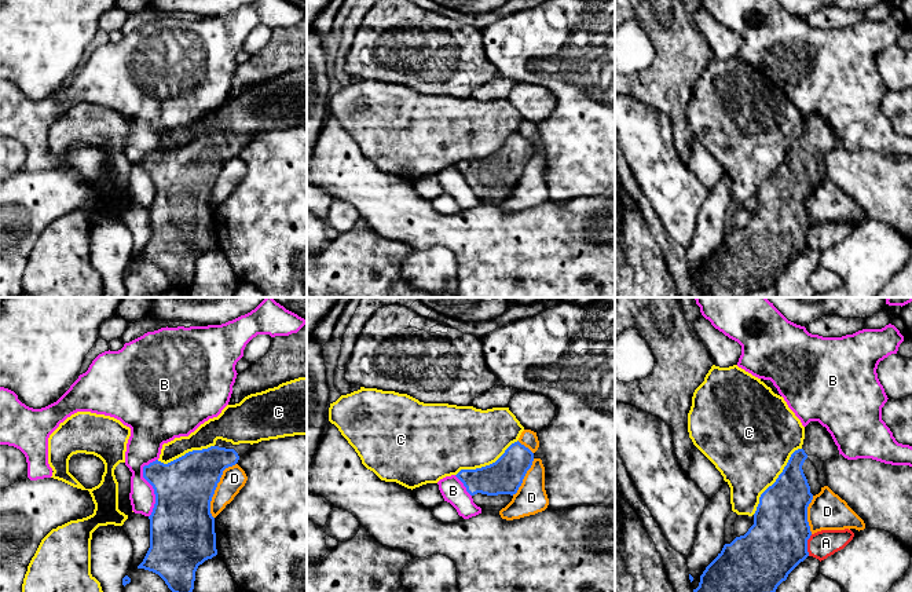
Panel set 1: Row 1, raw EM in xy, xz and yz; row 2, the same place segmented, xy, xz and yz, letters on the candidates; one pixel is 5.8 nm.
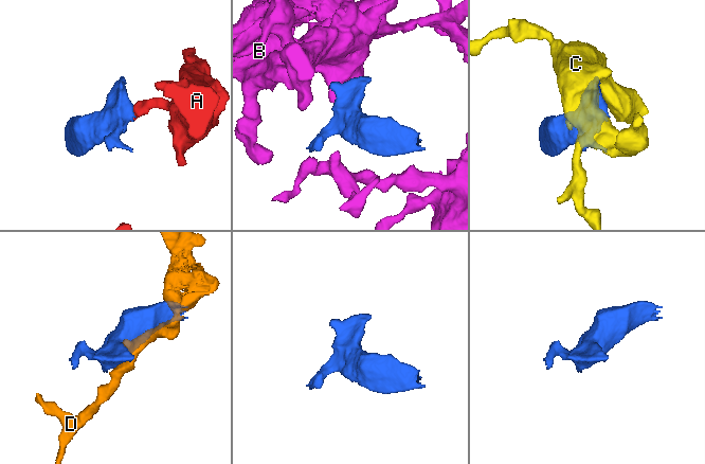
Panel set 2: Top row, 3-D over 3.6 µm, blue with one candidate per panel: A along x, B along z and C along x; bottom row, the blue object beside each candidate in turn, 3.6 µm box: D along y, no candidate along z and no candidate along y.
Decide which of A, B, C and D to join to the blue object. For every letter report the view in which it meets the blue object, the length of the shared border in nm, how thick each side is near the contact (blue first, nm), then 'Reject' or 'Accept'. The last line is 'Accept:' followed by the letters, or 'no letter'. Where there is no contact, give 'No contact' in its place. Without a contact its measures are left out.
A: Touches blue in yz. Shared border 130 nm. Thickness 360 nm (blue) against 160 nm. Reject
B: Touches blue in xy. Shared border 340 nm. Thickness 340 nm (blue) against 200 nm. Reject
C: Touches blue in yz. Shared border 480 nm. Thickness 320 nm (blue) against 460 nm. Reject
D: Touches blue in xy. Shared border 360 nm. Thickness 340 nm (blue) against 140 nm. Reject
Accept: no letter

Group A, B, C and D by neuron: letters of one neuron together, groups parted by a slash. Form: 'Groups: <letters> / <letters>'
Groups: A / B / C / D

